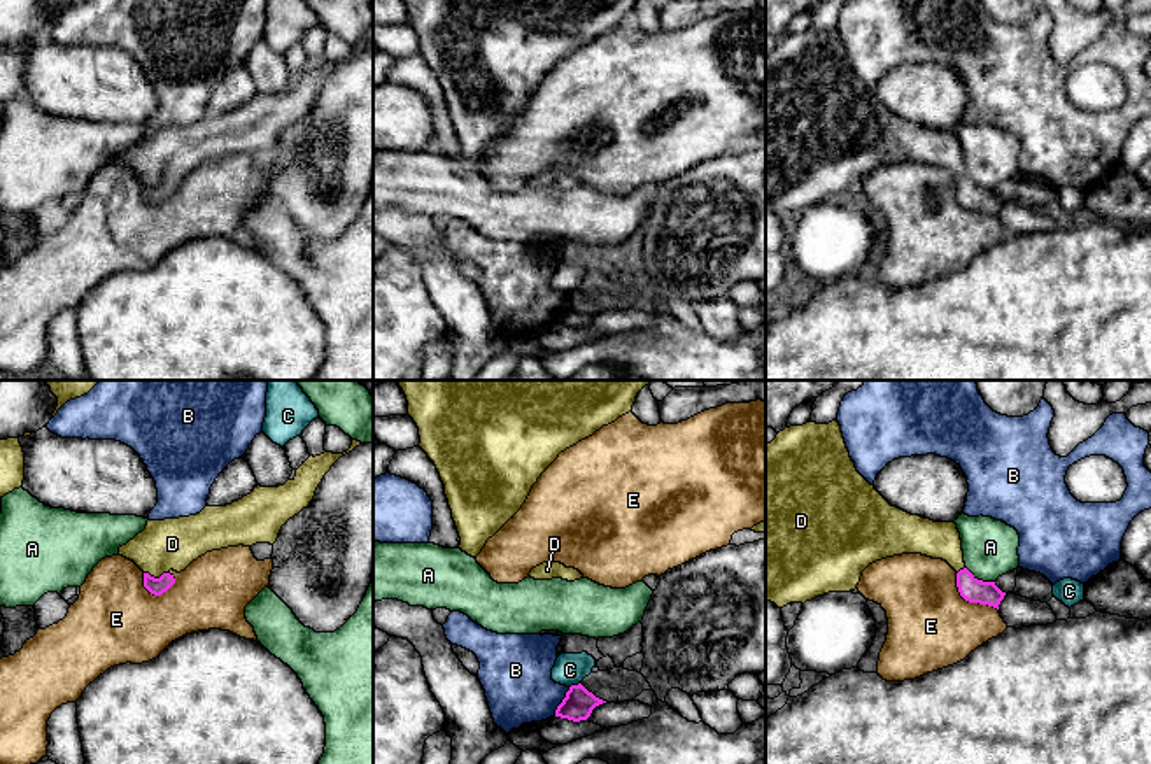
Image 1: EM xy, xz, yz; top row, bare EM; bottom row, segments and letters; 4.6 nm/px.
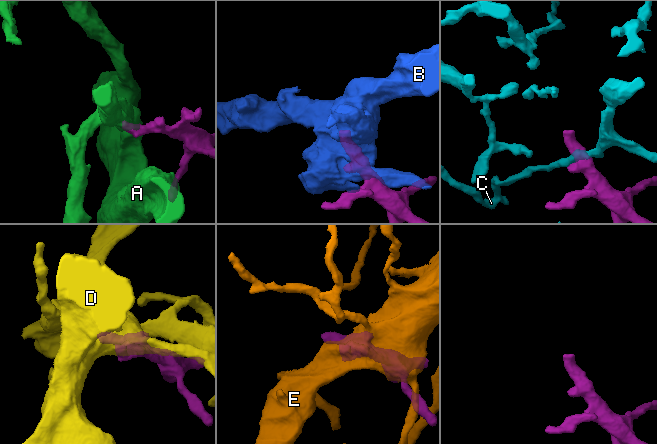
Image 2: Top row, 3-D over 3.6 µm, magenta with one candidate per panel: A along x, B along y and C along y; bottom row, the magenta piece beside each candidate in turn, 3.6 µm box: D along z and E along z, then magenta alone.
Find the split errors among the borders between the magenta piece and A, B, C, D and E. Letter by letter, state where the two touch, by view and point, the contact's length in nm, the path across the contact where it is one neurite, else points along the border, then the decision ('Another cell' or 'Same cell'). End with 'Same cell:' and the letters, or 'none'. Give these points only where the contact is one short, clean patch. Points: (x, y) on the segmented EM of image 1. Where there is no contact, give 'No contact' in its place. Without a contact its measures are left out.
A: Touches magenta at yz (980, 580). Shared border 150 nm. Boundary: yz (966, 566), (978, 579), (994, 582). Another cell
B: Touches magenta at xz (563, 701). Shared border 150 nm. Another cell
C: Touches magenta at xz (575, 686). Shared border 60 nm. Boundary: xz (580, 682), (570, 687). Another cell
D: Touches magenta at xy (156, 579). Shared border 110 nm. Path across: xy (155, 586), (156, 579), (156, 559), (172, 544). Same cell
E: Touches magenta at yz (969, 601). Shared border 260 nm. Another cell
Same cell: D

